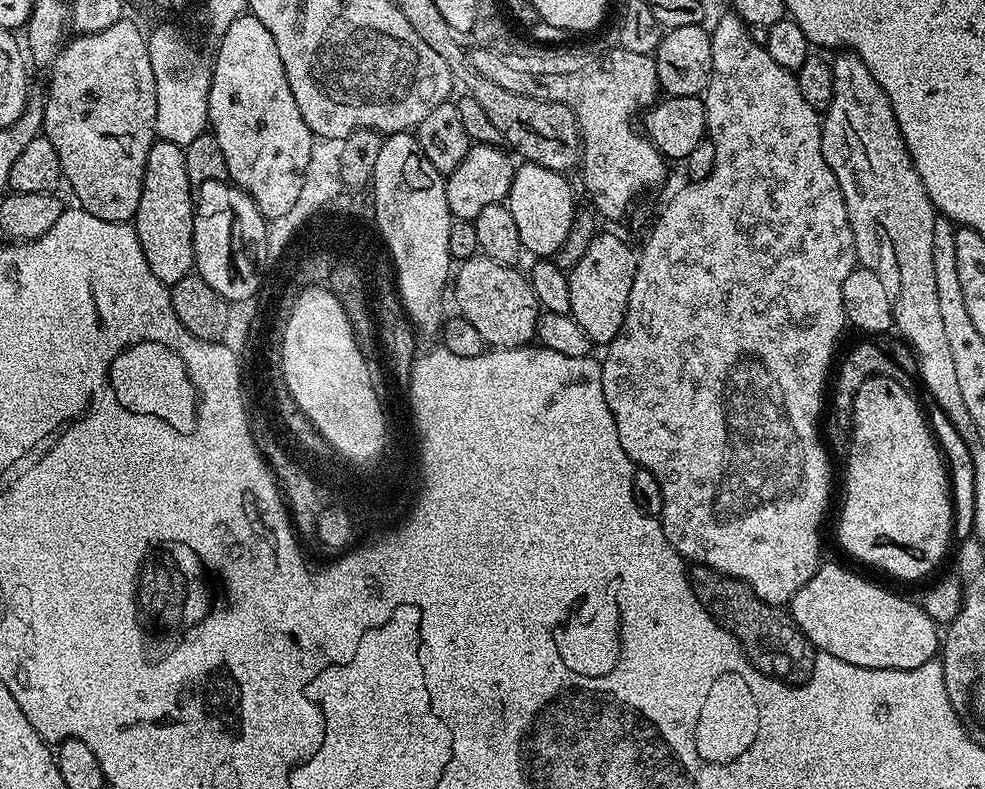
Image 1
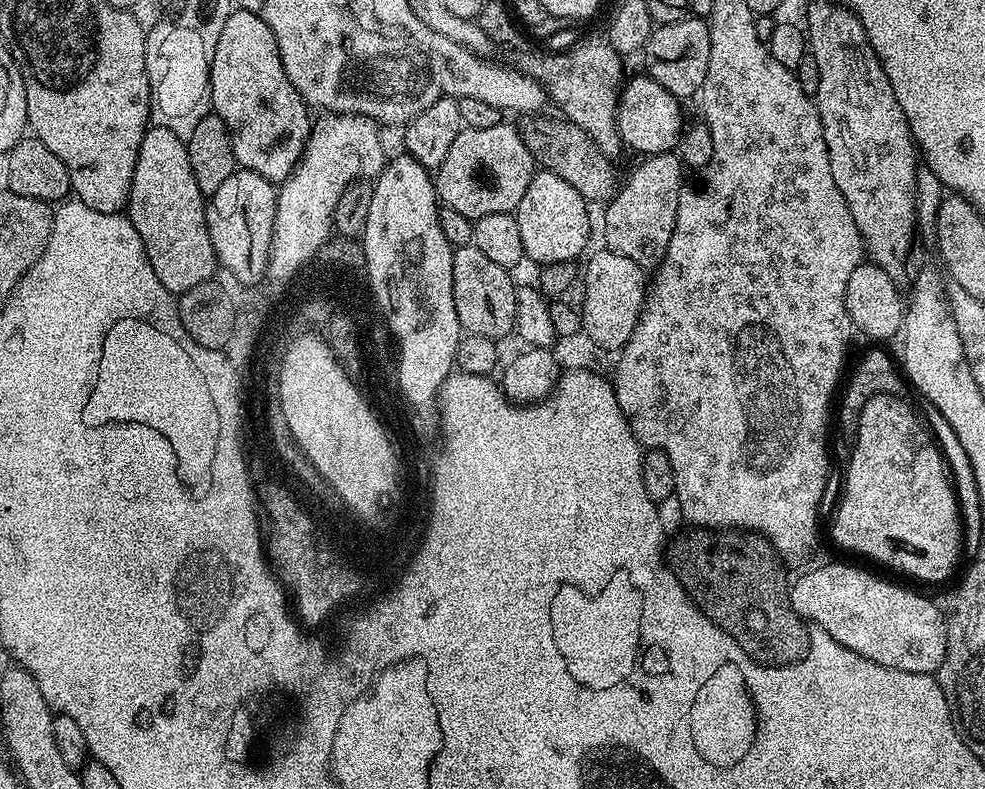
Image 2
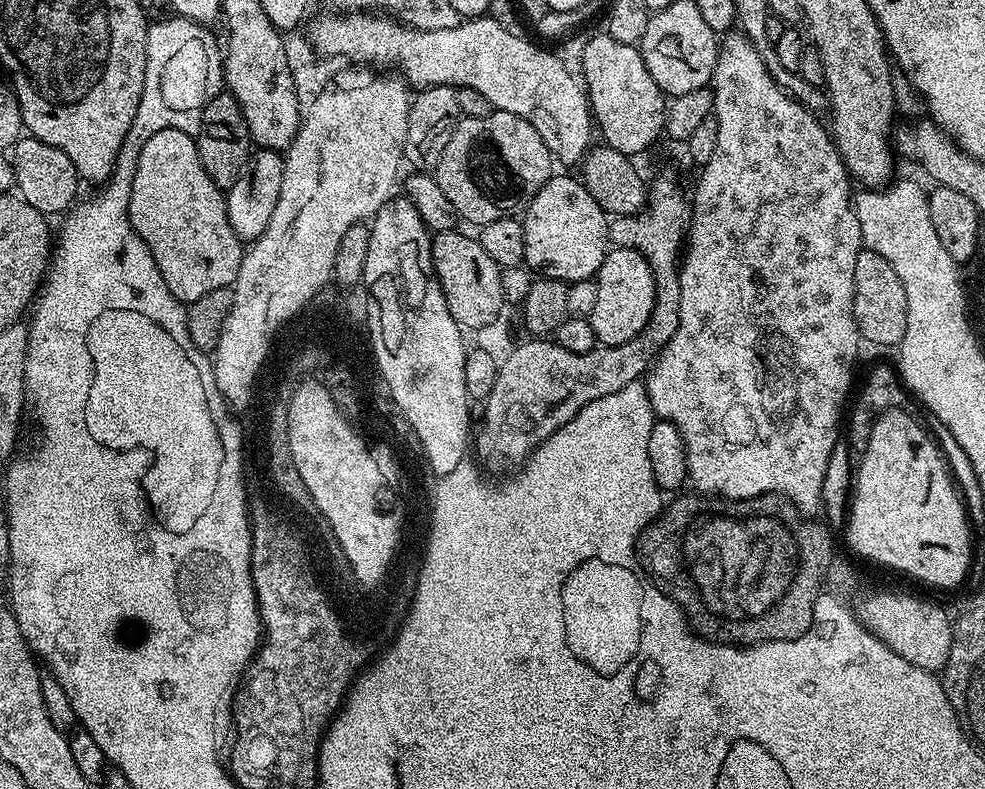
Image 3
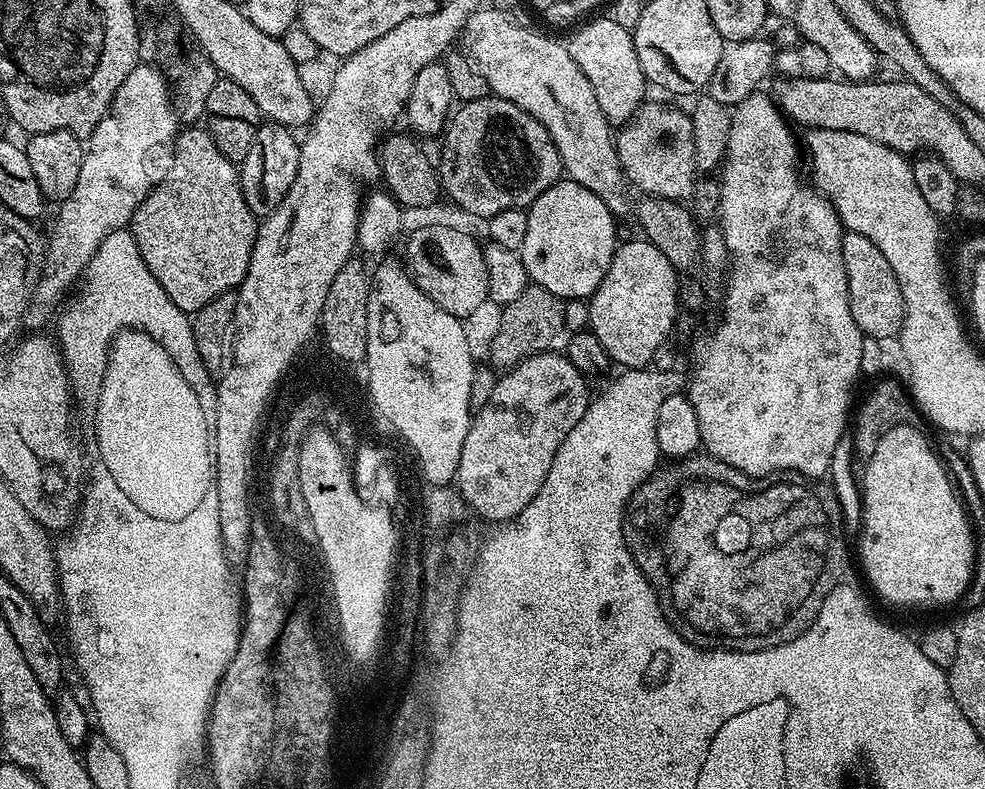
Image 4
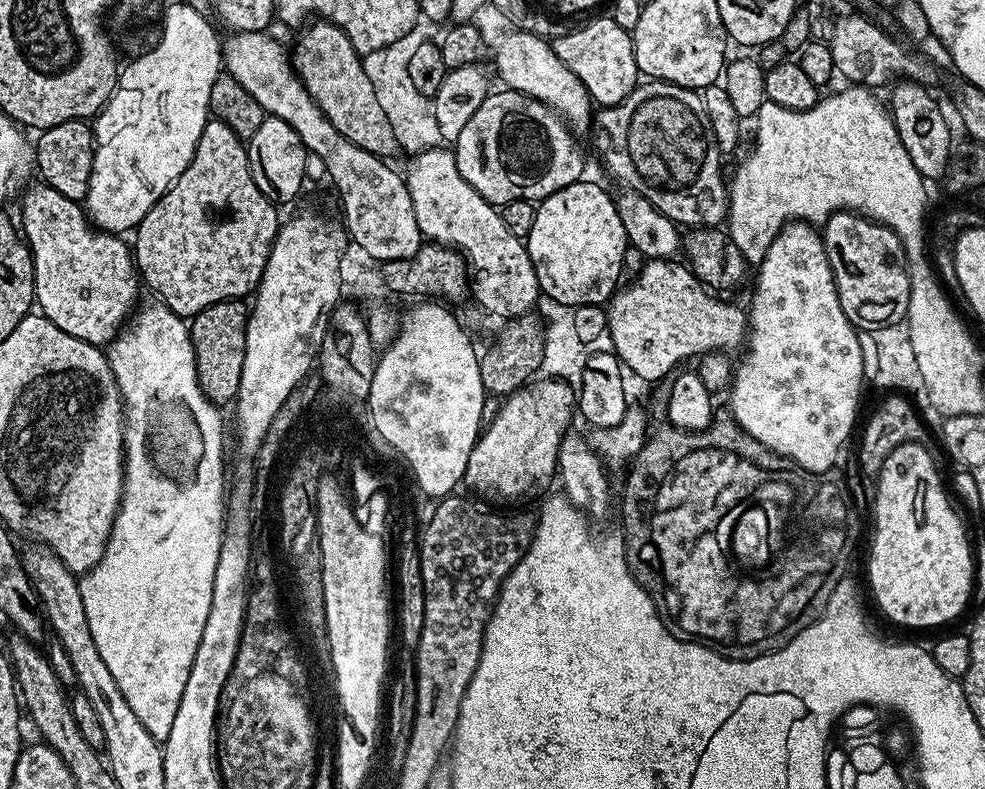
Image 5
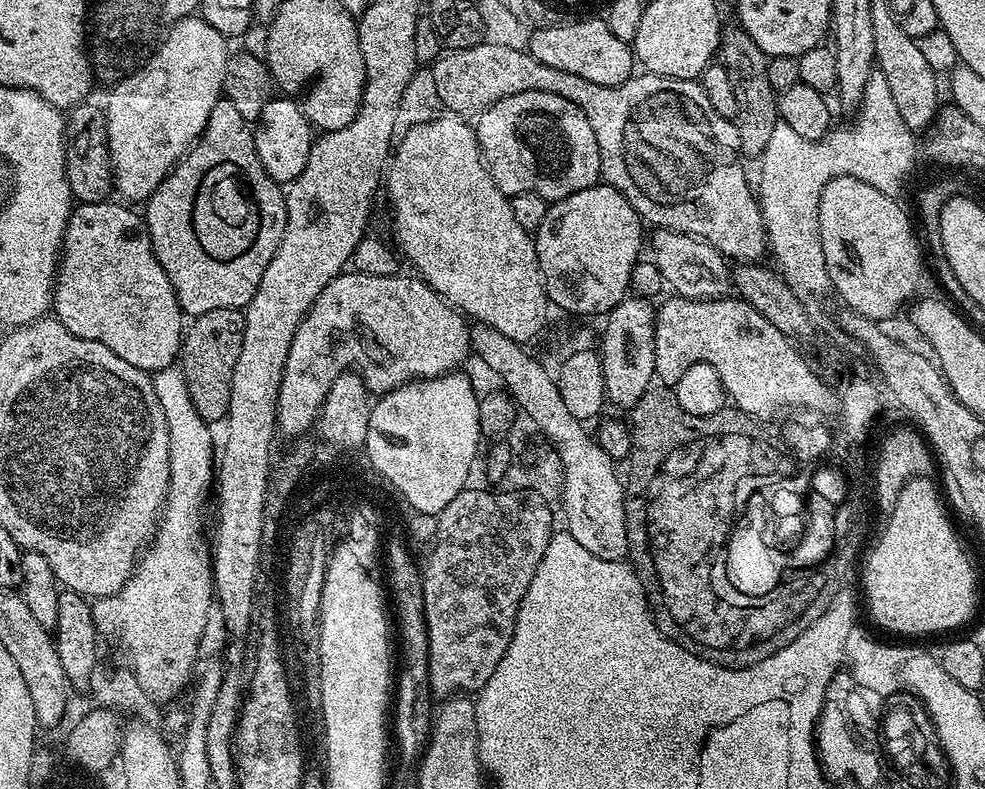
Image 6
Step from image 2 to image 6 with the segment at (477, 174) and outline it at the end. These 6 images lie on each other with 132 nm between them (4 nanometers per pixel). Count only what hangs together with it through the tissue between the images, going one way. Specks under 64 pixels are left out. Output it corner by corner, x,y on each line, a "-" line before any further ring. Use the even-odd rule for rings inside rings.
549,92
510,94
510,98
502,98
494,102
494,106
479,113
474,127
476,140
480,144
480,153
483,154
484,163
488,166
488,173
494,178
498,190
502,190
509,198
533,192
543,200
555,202
578,190
586,190
601,179
598,138
594,138
590,118
582,114
578,105
558,94

